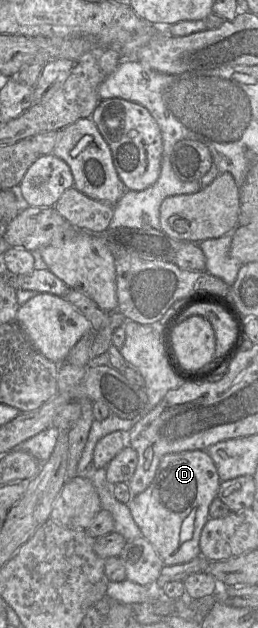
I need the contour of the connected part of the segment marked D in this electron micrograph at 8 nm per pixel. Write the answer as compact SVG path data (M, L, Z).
M206 450L170 453L162 457L151 484L128 503L130 513L164 565L172 566L190 562L200 555L200 535L209 516L209 507L217 497L221 480L216 465Z

